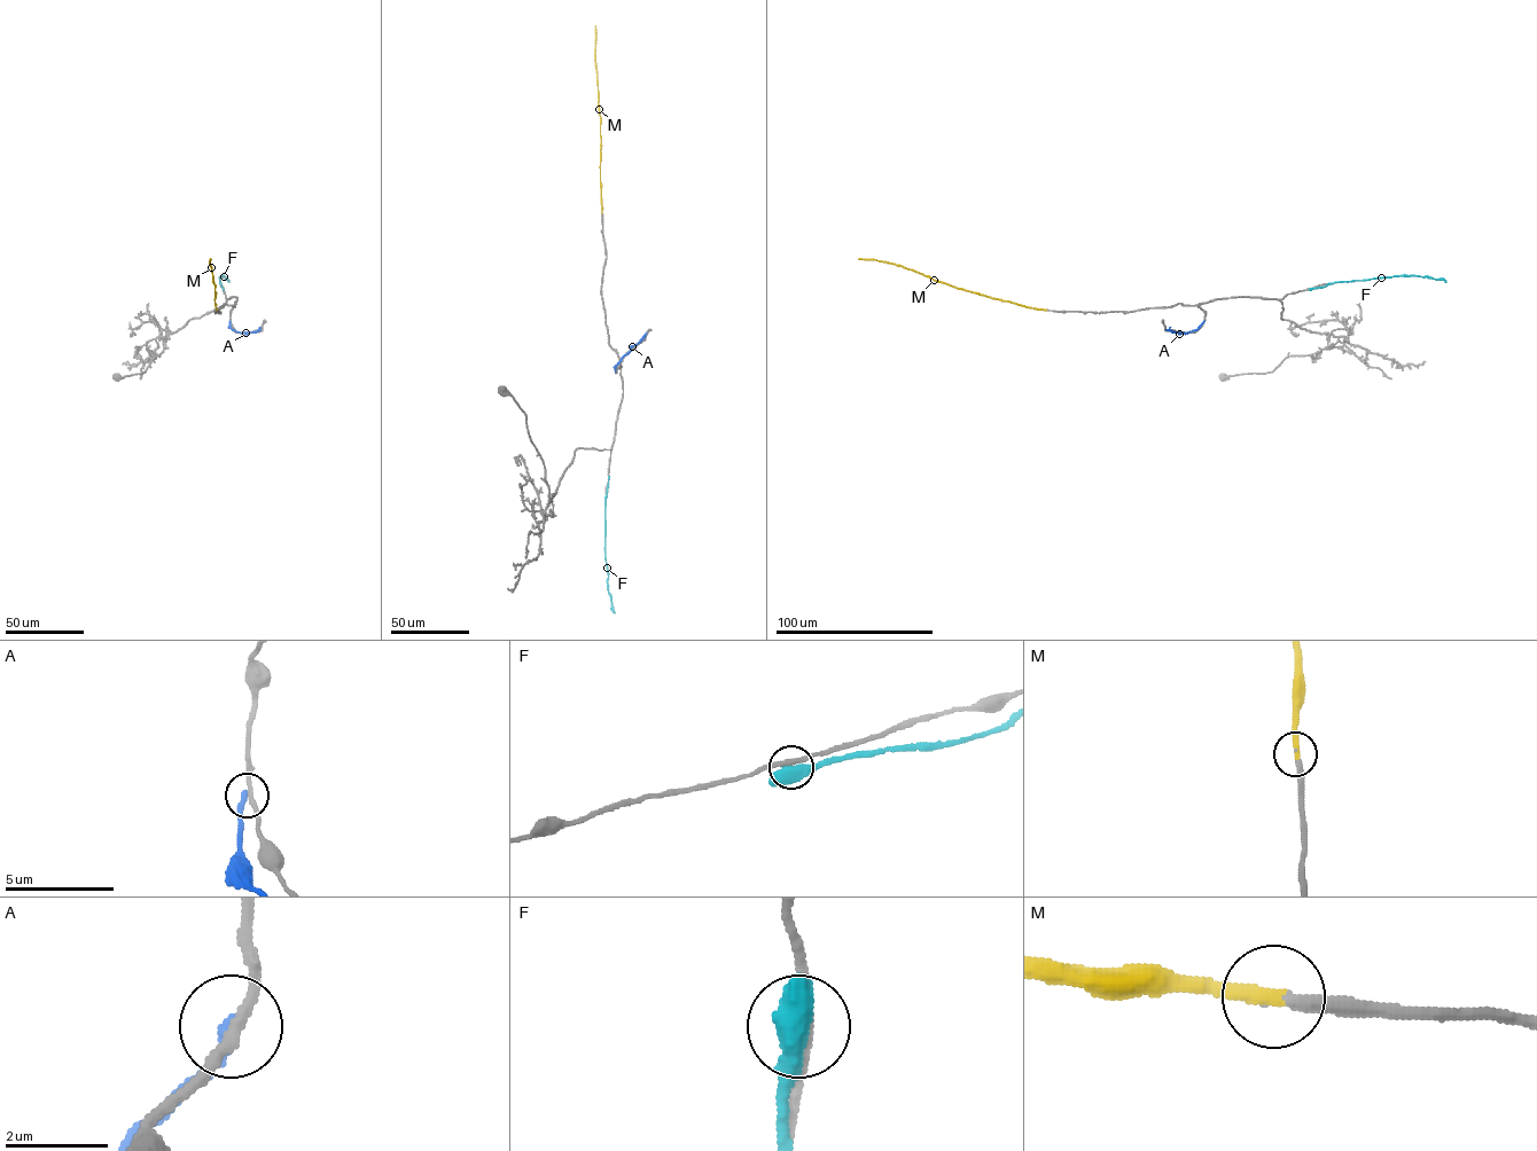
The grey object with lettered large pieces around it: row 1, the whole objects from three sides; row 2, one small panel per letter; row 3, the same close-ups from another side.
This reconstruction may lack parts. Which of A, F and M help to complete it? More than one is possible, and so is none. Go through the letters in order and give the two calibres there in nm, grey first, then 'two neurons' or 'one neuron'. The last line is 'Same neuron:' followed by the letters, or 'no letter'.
A: calibres 200 and 280 nm; two neurons
F: calibres 220 and 700 nm; two neurons
M: calibres 200 and 280 nm; one neuron
Same neuron: M

